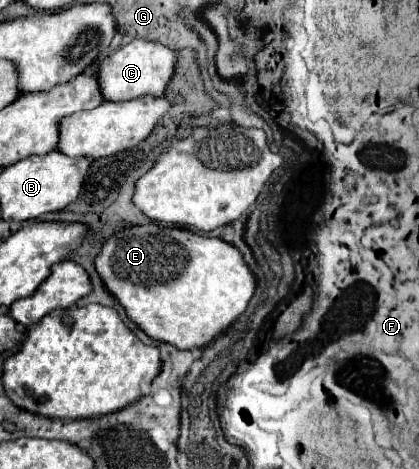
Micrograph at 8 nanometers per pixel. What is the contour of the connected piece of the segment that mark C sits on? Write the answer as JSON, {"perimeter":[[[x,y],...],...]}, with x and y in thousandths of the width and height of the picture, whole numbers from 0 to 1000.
{"perimeter":[[[317,83],[303,96],[289,96],[251,126],[232,130],[232,177],[241,207],[251,215],[308,215],[327,207],[384,207],[413,160],[422,113],[403,100],[346,83]]]}

